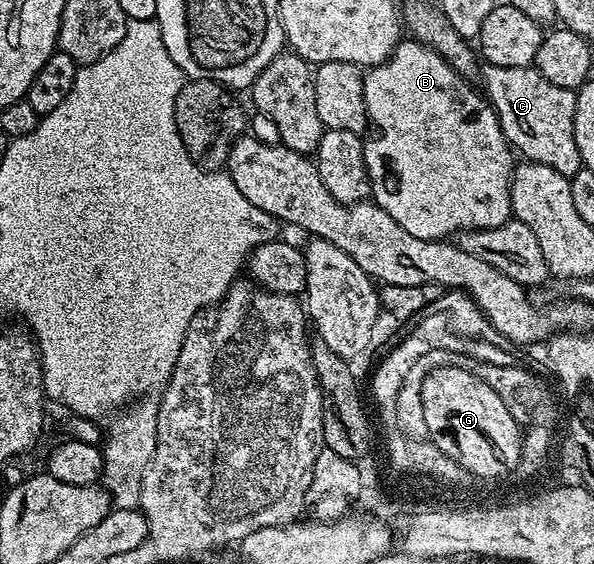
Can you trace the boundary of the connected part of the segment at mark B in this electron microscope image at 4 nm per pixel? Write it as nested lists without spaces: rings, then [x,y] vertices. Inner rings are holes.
[[[402,39],[395,47],[392,55],[383,64],[374,65],[365,73],[366,116],[371,122],[372,128],[373,125],[377,128],[377,134],[365,141],[365,162],[369,172],[371,197],[376,205],[387,211],[387,215],[391,215],[391,219],[395,219],[395,223],[399,223],[399,227],[411,231],[411,235],[415,235],[419,239],[440,241],[452,238],[454,235],[470,229],[499,227],[503,222],[510,220],[513,212],[509,183],[513,180],[513,170],[515,168],[514,150],[503,135],[501,124],[493,106],[478,90],[477,94],[469,85],[472,84],[466,78],[460,77],[441,53],[438,53],[429,45],[424,45],[421,41],[412,39]]]

